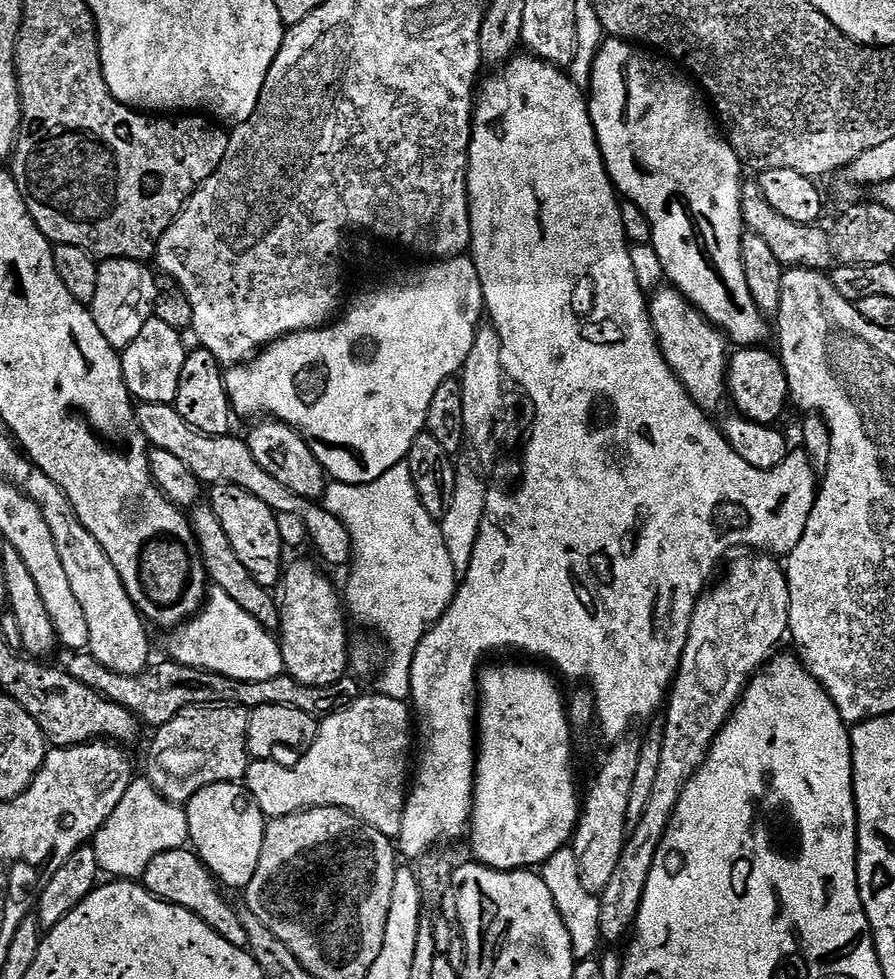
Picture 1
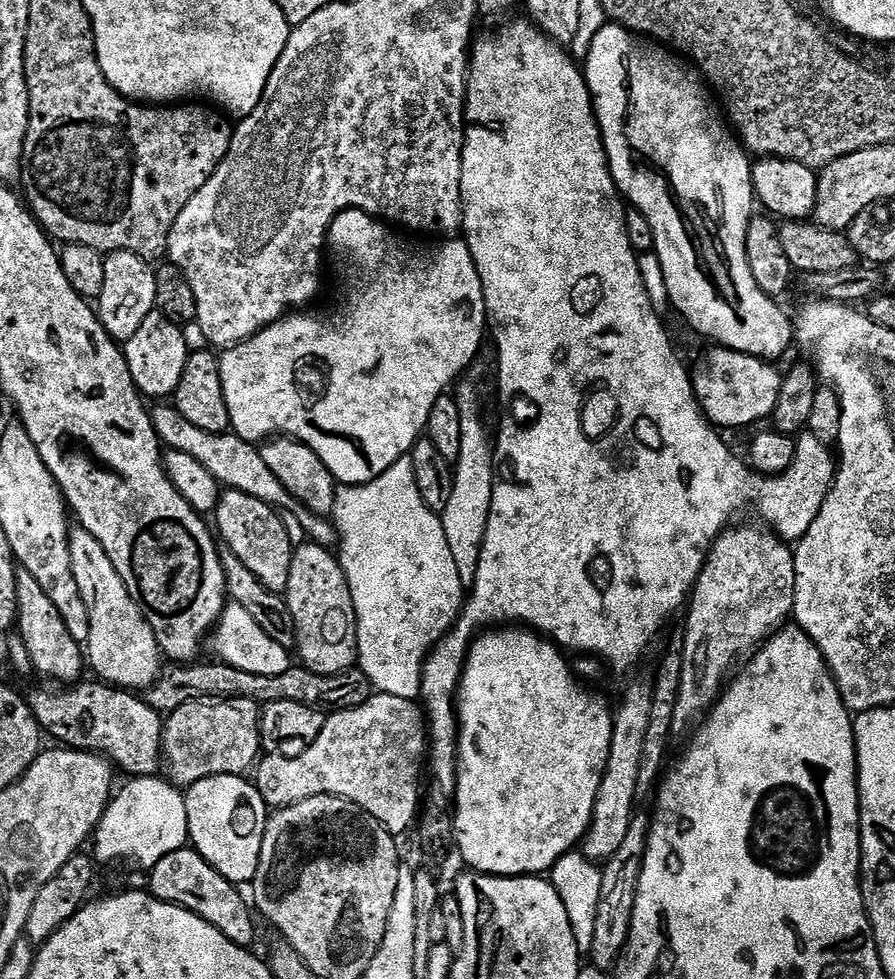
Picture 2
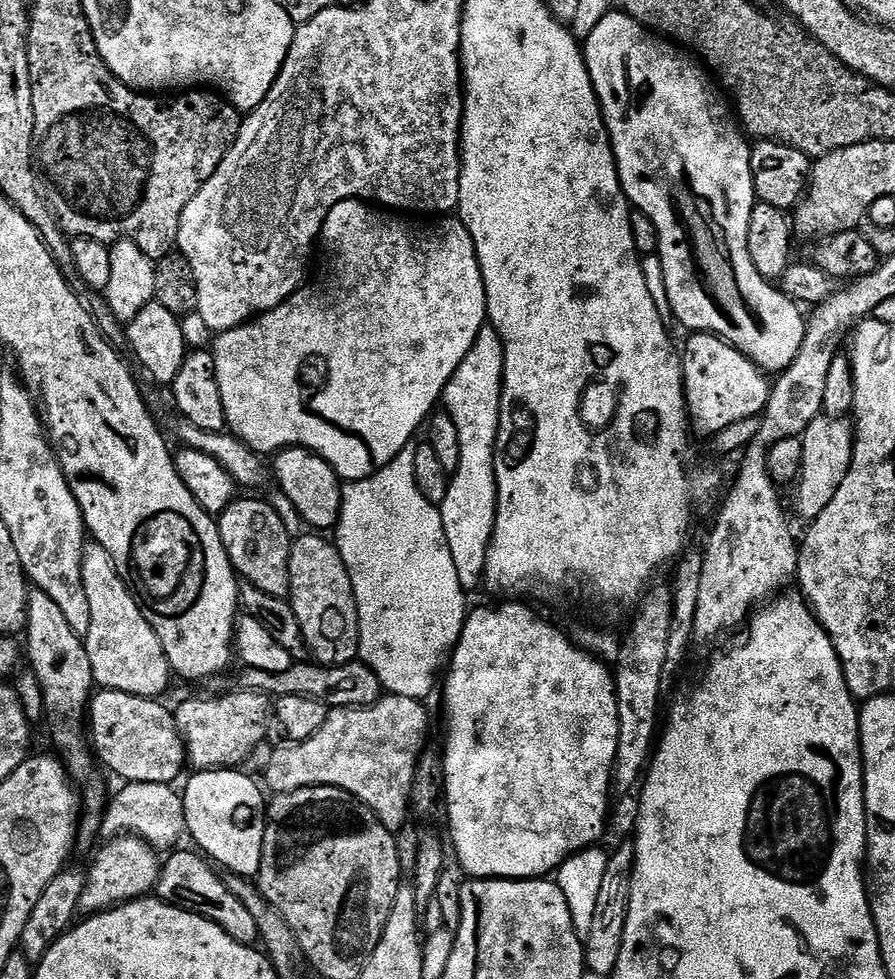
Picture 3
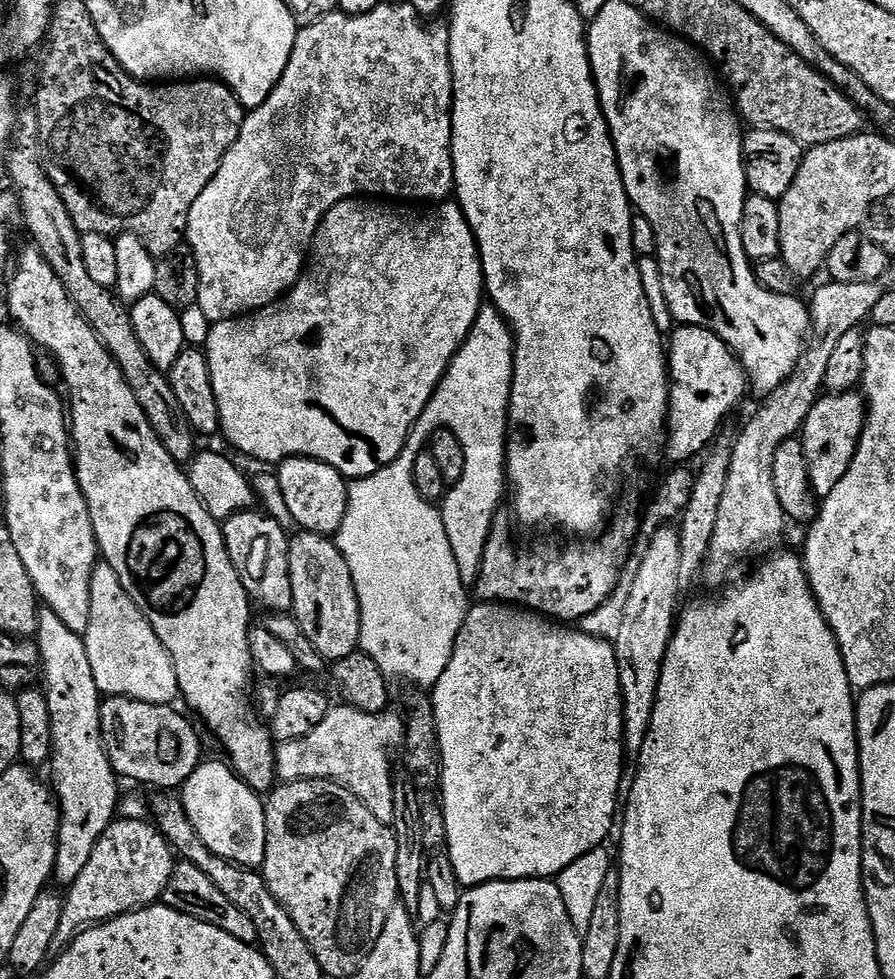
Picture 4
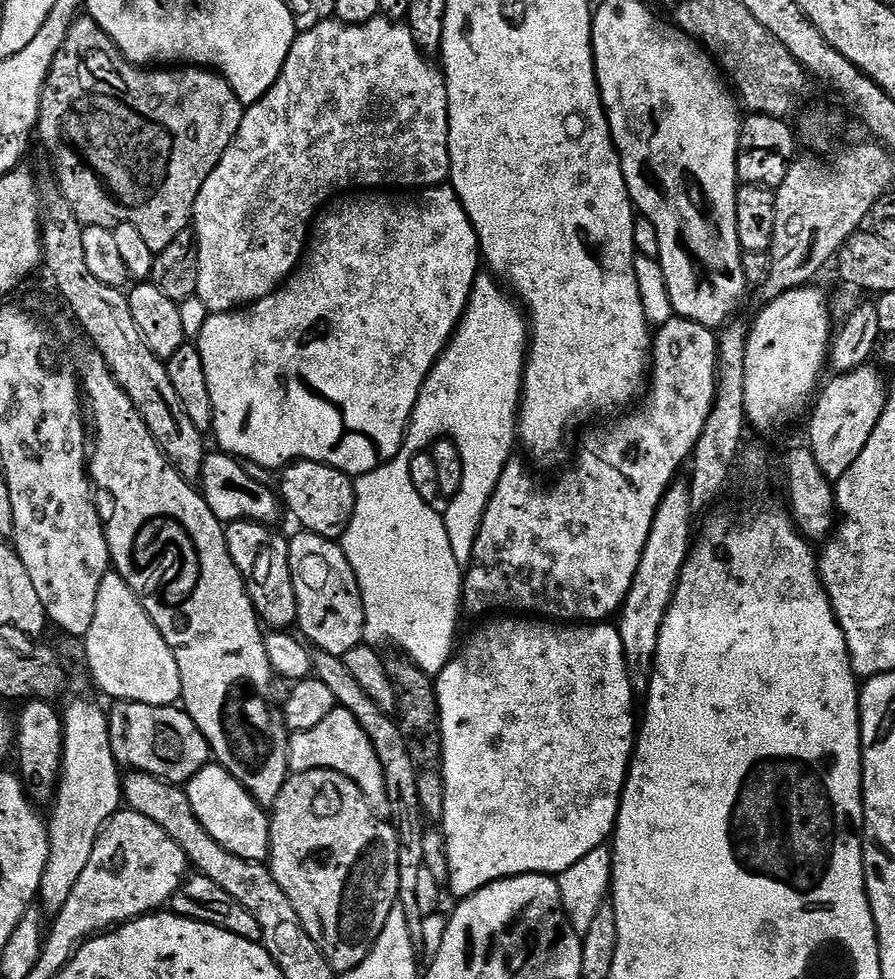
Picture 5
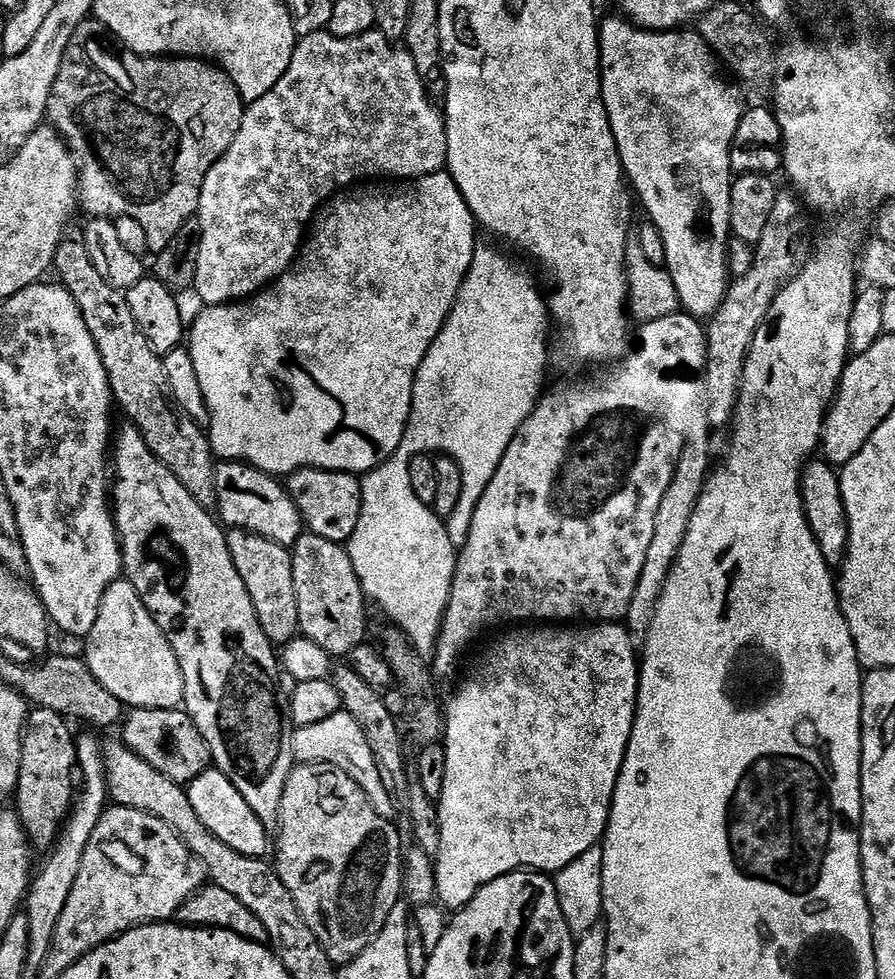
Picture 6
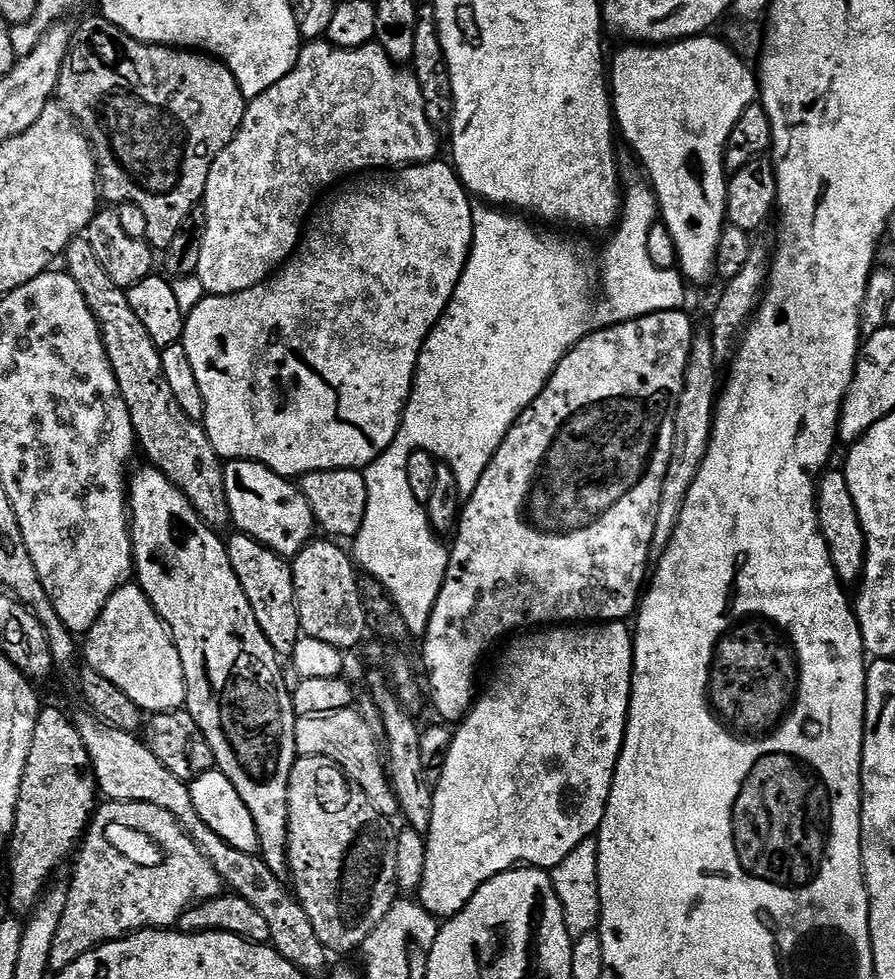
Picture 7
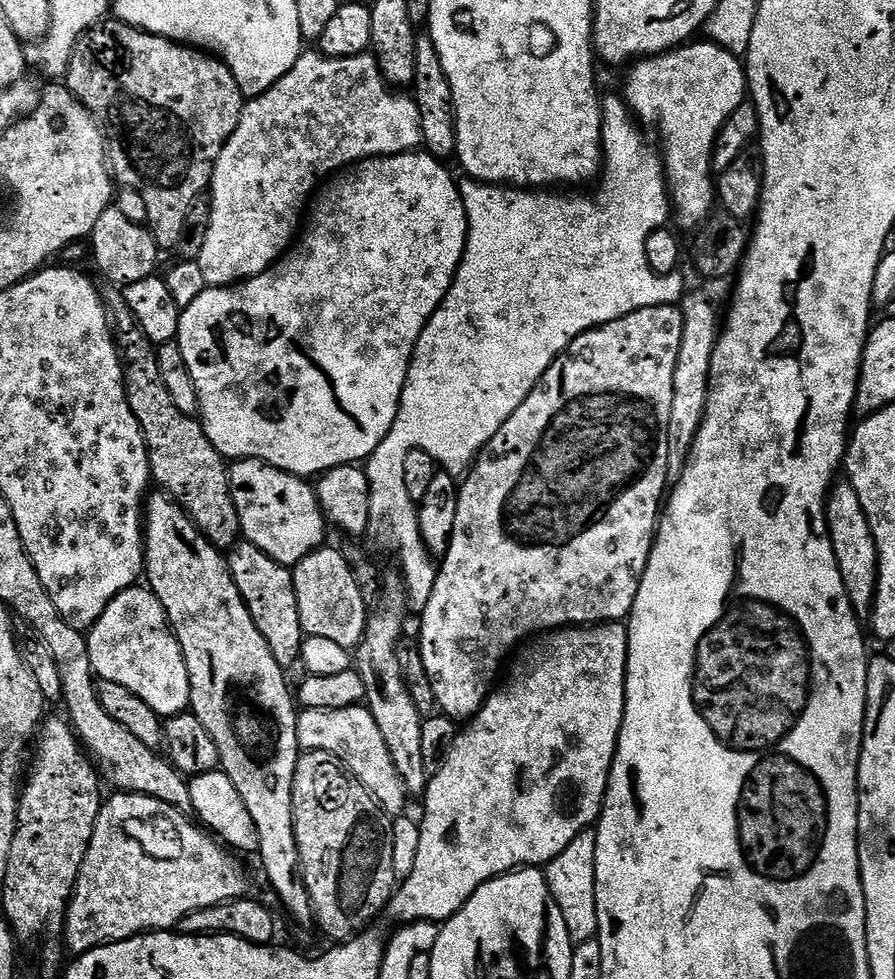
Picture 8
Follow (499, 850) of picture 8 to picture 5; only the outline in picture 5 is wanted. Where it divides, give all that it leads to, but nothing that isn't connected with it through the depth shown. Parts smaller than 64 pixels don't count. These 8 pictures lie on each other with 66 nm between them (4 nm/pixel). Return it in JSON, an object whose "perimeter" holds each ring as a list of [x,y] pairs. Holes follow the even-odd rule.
{"perimeter":[[[496,618],[489,624],[484,624],[468,641],[464,644],[464,649],[457,651],[452,659],[448,661],[445,668],[434,677],[436,685],[436,697],[440,707],[440,737],[444,739],[444,751],[442,753],[442,771],[444,773],[444,789],[446,790],[446,806],[444,807],[444,819],[442,821],[442,831],[446,838],[446,850],[450,858],[451,874],[448,875],[447,887],[452,888],[456,898],[473,896],[478,890],[482,890],[487,884],[494,883],[495,880],[507,880],[510,876],[526,876],[529,874],[559,874],[565,872],[574,862],[579,862],[581,858],[586,858],[590,850],[605,847],[606,841],[615,833],[616,819],[620,809],[620,795],[624,793],[624,784],[628,781],[628,765],[632,763],[632,749],[636,747],[636,734],[638,731],[638,708],[632,705],[634,689],[632,679],[626,666],[626,654],[622,646],[619,627],[608,622],[584,622],[577,626],[572,622],[553,622],[548,618]]]}

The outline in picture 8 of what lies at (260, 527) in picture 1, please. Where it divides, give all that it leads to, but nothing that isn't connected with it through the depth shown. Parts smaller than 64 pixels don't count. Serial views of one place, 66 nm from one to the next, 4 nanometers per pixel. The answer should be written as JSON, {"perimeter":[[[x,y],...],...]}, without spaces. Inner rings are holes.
{"perimeter":[[[238,542],[227,553],[228,569],[250,610],[250,618],[254,618],[254,626],[258,626],[258,634],[266,638],[266,646],[270,646],[270,654],[274,654],[274,662],[285,670],[291,670],[300,664],[300,651],[304,645],[302,622],[298,618],[298,598],[294,590],[292,568],[287,564],[274,562],[258,546],[247,542]]]}

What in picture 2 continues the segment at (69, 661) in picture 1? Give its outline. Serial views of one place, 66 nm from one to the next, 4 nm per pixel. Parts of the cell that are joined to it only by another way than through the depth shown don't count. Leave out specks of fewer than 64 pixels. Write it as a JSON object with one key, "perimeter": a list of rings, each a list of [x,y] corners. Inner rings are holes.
{"perimeter":[[[192,662],[187,666],[172,666],[172,669],[157,676],[151,688],[147,689],[146,699],[150,707],[161,714],[178,710],[186,702],[195,700],[233,700],[246,698],[255,704],[270,702],[302,702],[311,708],[327,710],[329,713],[357,708],[367,702],[374,694],[371,682],[366,674],[359,670],[339,672],[333,676],[319,676],[303,666],[287,668],[282,674],[246,674],[229,664],[211,662],[200,664]],[[168,672],[168,673],[167,673]]]}

